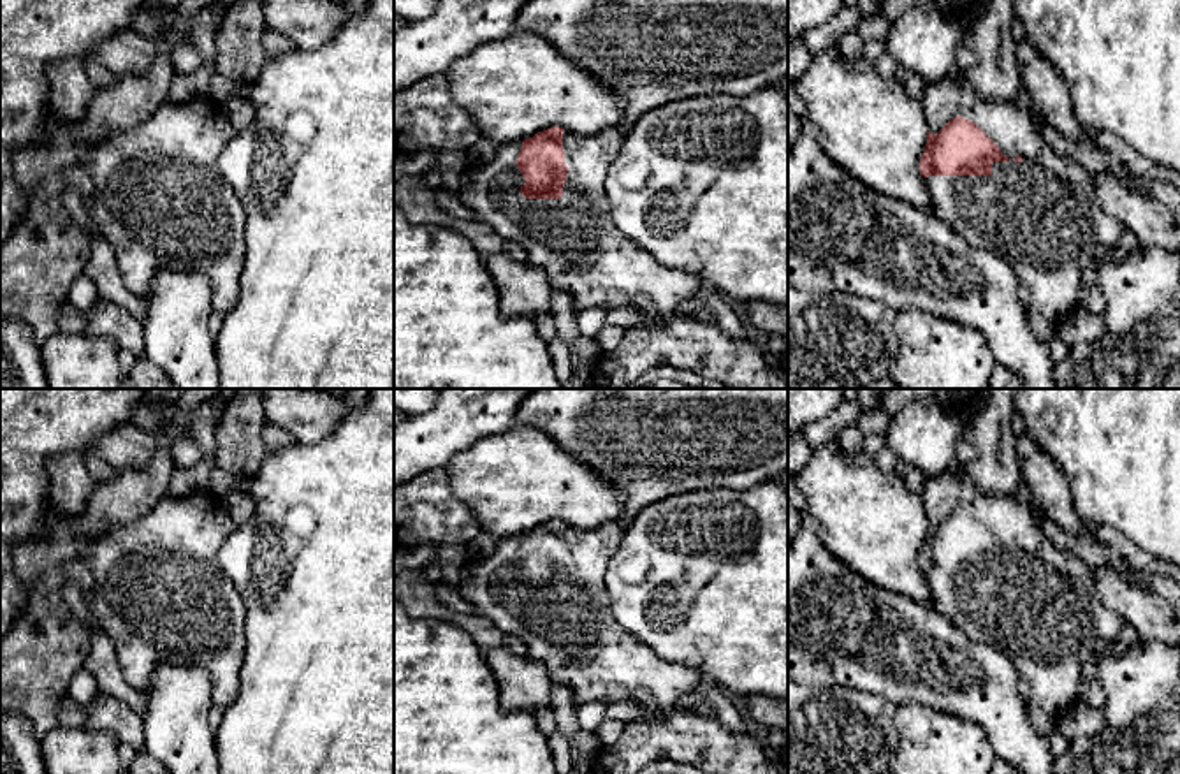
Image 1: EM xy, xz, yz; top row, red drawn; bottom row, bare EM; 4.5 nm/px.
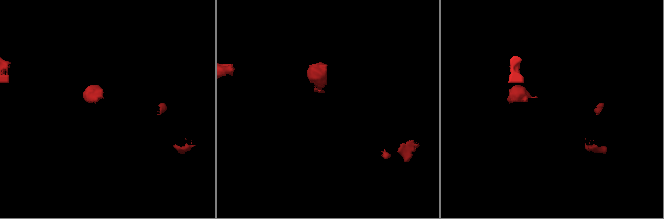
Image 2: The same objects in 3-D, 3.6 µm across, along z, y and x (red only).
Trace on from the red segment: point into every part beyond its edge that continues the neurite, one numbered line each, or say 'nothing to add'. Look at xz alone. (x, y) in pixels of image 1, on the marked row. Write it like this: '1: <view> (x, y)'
1: xz (574, 240)

